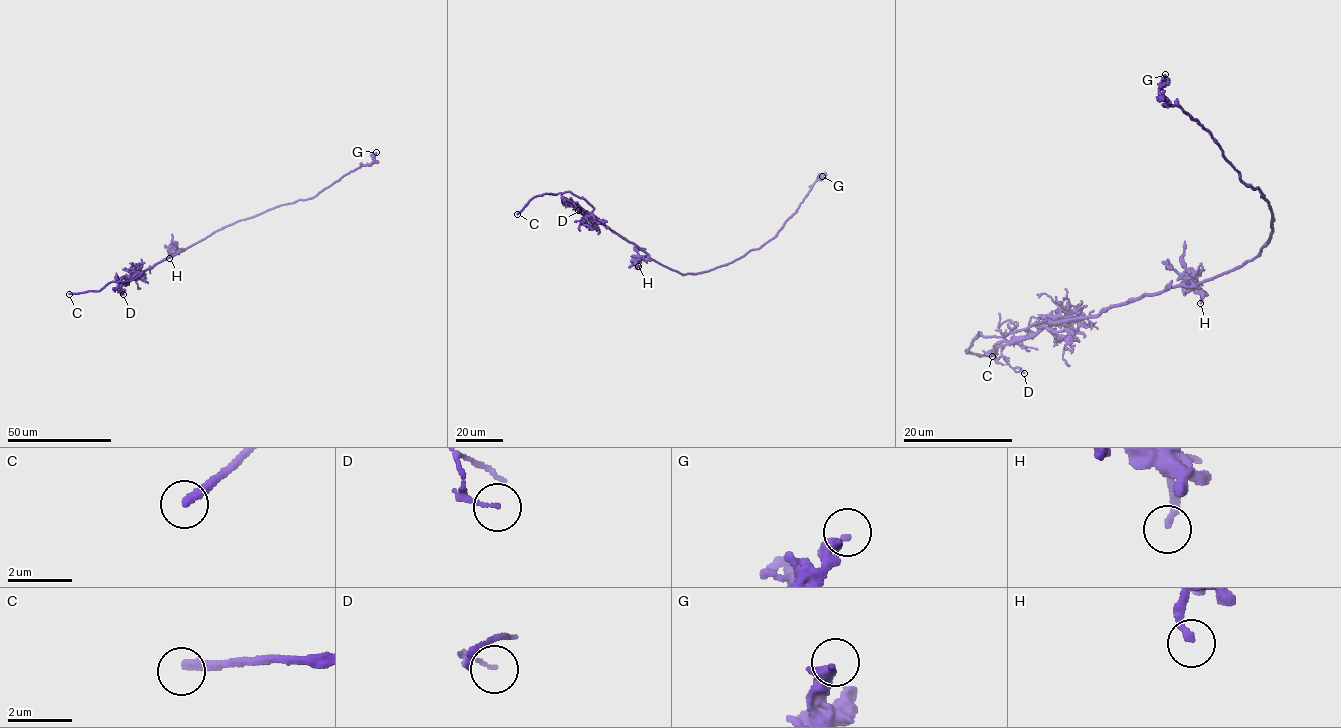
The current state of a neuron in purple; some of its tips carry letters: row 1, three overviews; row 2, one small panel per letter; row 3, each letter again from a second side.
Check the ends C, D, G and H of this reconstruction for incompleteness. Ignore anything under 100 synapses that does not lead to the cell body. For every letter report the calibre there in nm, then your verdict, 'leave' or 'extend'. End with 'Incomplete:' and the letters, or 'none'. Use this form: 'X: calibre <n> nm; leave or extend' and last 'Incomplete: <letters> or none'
C: calibre 280 nm; extend
D: calibre 110 nm; leave
G: calibre 280 nm; leave
H: calibre 180 nm; leave
Incomplete: C

